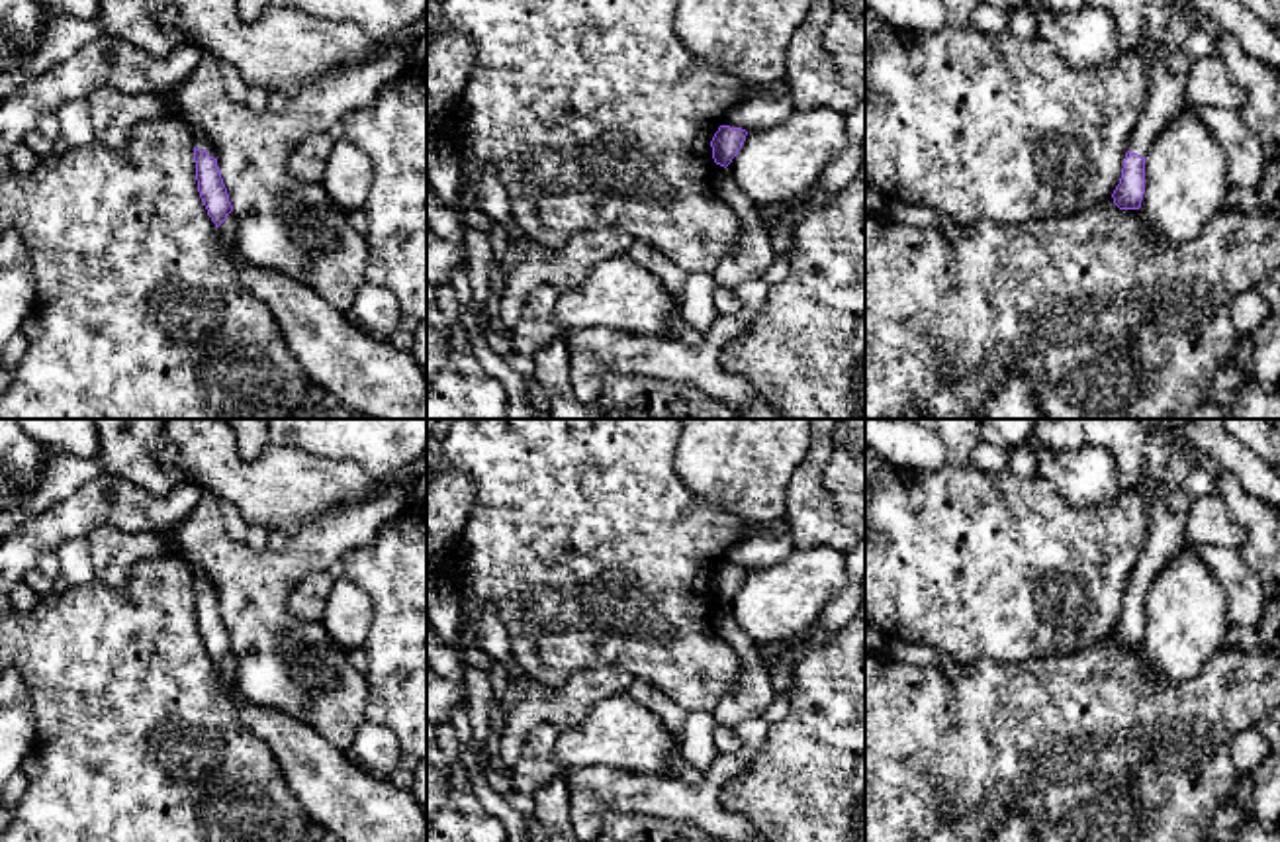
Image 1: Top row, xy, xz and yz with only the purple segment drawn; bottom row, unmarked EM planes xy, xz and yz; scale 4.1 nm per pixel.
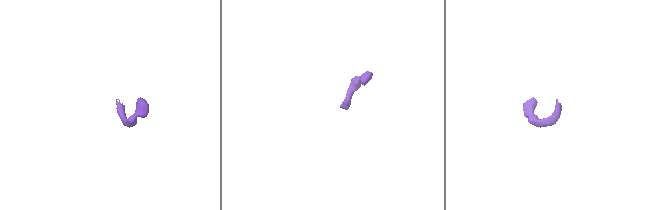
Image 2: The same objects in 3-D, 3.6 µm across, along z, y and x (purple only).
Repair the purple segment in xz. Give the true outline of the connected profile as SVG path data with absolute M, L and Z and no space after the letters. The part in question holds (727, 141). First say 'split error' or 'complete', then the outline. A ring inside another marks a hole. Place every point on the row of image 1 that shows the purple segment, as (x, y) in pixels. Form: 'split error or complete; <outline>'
complete; M720 125L710 141L714 163L726 168L742 149L746 135L742 127Z

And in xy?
split error; M190 127L190 131L194 139L198 192L207 210L207 215L215 227L219 227L233 211L233 206L229 202L211 141L198 127Z

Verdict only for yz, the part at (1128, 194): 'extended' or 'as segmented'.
extended

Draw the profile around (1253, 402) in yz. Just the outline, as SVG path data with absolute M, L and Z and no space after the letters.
M1245 382L1237 392L1229 419L1280 419L1280 394L1257 382Z

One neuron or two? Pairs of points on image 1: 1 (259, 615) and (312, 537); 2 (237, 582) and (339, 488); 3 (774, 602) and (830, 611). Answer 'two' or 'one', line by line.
1: one
2: two
3: two

